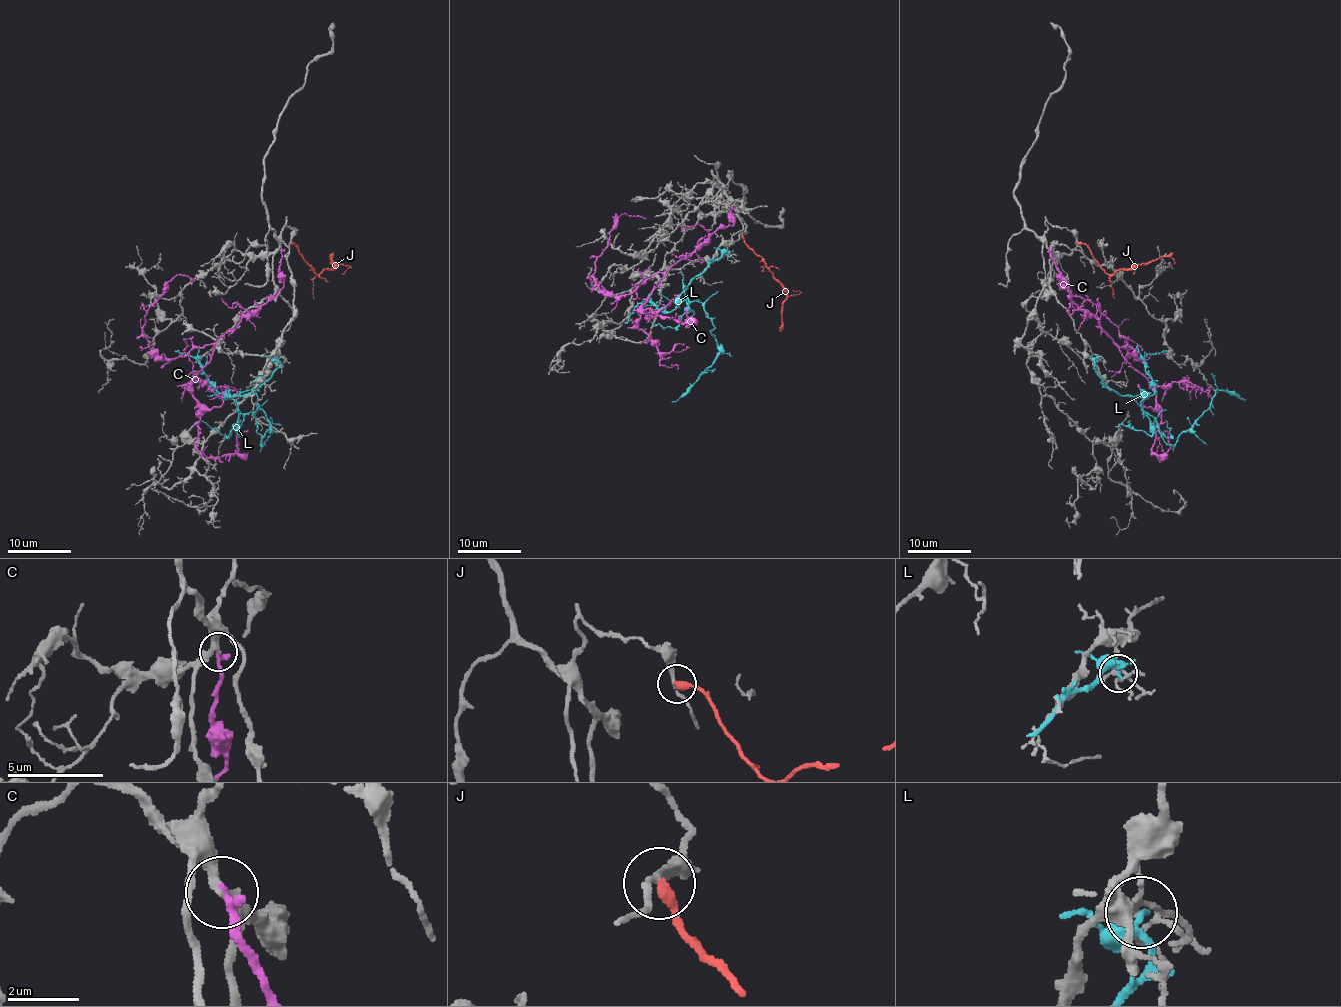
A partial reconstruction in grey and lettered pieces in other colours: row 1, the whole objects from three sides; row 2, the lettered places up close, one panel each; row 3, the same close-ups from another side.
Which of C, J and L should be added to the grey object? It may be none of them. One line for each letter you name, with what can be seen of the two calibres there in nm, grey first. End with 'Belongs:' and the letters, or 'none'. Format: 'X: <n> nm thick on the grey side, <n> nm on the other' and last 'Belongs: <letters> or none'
C: 240 nm thick on the grey side, 280 nm on the other
Belongs: C

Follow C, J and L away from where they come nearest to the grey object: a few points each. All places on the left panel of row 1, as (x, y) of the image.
C: (281, 249), (283, 287), (215, 342), (161, 359), (143, 334), (144, 315), (179, 274), (196, 277)
J: (291, 243), (317, 274), (336, 265), (332, 257), (330, 263)
L: (278, 356), (259, 386), (229, 397), (251, 413), (264, 444), (269, 419), (258, 395), (221, 400)

